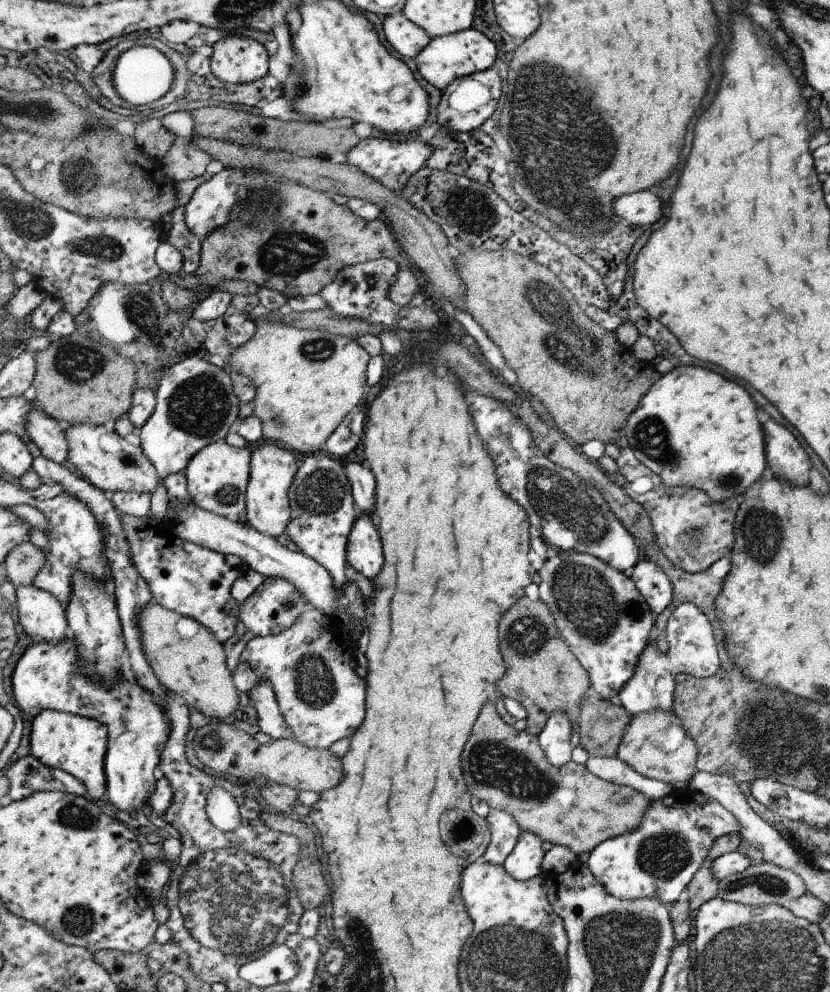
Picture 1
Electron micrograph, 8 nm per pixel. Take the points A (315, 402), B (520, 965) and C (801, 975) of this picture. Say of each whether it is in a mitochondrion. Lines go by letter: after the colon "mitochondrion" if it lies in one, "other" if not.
A: other
B: mitochondrion
C: mitochondrion

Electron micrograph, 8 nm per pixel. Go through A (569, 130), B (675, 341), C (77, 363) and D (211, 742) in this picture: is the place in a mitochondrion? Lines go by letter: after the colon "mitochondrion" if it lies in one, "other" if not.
A: mitochondrion
B: other
C: mitochondrion
D: mitochondrion

